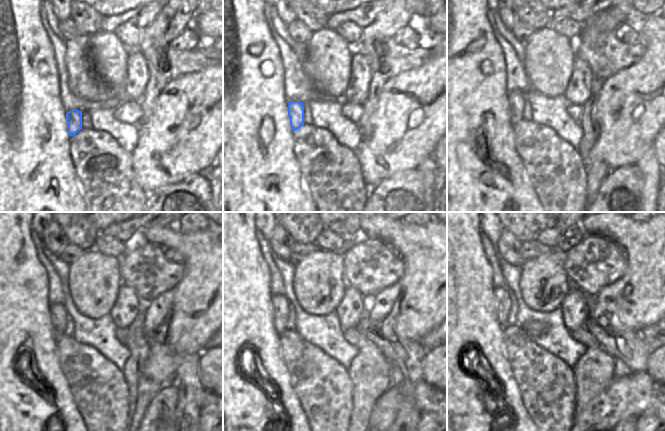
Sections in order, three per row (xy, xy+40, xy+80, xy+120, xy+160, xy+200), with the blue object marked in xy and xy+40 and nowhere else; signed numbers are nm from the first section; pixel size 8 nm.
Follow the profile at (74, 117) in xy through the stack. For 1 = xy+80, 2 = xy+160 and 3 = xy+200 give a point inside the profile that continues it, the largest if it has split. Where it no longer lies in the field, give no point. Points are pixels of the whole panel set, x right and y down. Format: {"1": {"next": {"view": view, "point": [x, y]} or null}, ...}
{"1": {"next": {"view": "xy+80", "point": [516, 99]}}, "2": {"next": {"view": "xy+160", "point": [280, 303]}}, "3": {"next": {"view": "xy+200", "point": [502, 296]}}}

